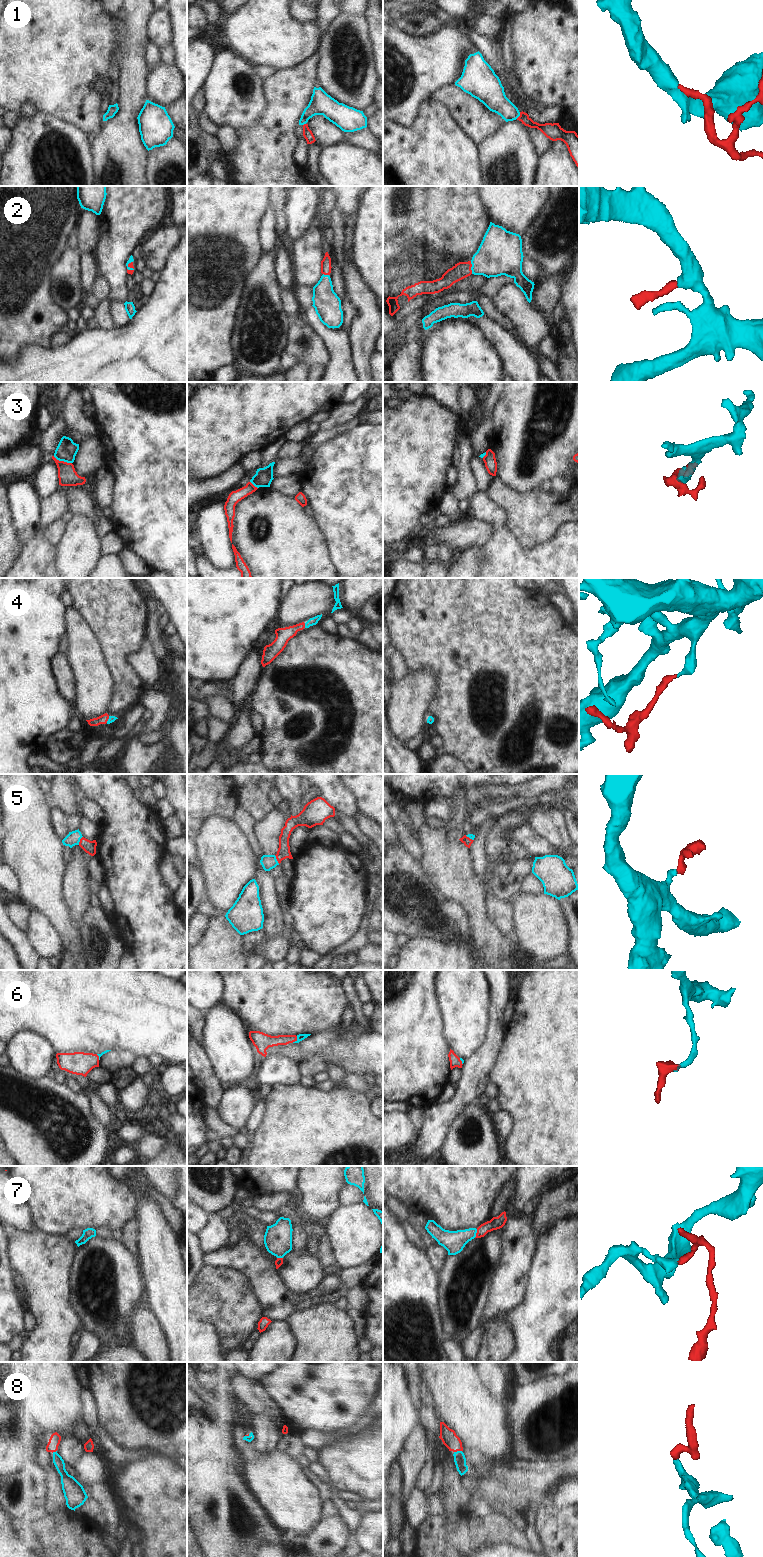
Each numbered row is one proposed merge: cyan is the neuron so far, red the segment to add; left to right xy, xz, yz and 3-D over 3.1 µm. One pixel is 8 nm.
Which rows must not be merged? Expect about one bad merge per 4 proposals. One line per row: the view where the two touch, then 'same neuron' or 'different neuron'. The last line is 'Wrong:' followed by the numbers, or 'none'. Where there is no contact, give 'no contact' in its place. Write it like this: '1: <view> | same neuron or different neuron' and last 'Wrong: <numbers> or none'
1: yz | same neuron
2: yz | same neuron
3: xy | different neuron
4: xz | same neuron
5: xz | same neuron
6: xz | same neuron
7: yz | same neuron
8: yz | same neuron
Wrong: 3

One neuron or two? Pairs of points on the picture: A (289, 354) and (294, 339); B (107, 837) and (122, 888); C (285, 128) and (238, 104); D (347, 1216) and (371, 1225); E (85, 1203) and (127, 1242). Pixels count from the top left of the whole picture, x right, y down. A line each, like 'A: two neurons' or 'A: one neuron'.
A: one neuron
B: one neuron
C: two neurons
D: one neuron
E: two neurons

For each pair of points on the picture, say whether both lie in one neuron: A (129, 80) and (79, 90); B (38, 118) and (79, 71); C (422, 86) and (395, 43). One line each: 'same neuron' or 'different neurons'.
A: different neurons
B: different neurons
C: same neuron

